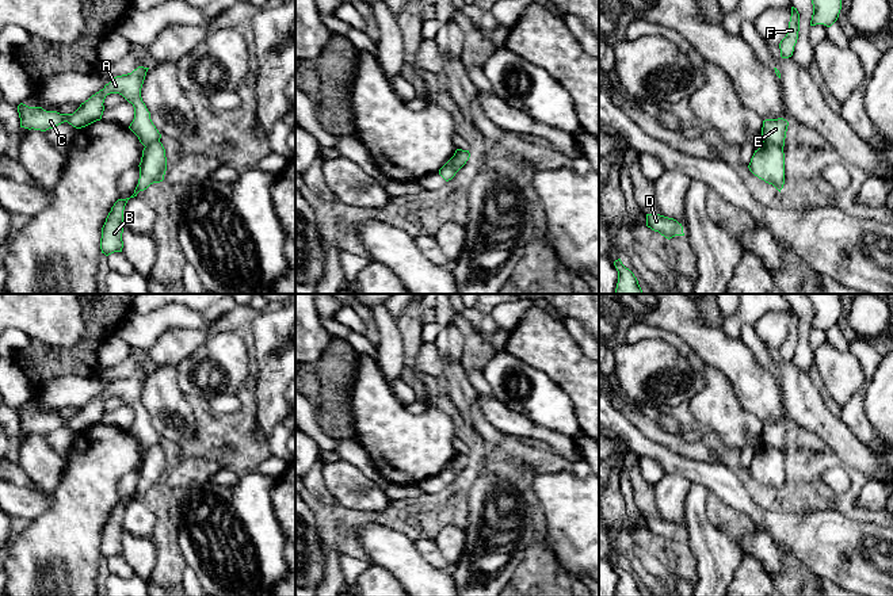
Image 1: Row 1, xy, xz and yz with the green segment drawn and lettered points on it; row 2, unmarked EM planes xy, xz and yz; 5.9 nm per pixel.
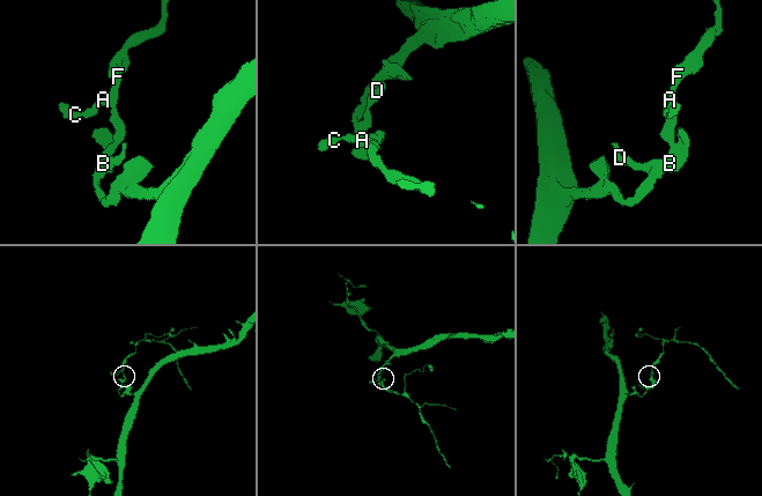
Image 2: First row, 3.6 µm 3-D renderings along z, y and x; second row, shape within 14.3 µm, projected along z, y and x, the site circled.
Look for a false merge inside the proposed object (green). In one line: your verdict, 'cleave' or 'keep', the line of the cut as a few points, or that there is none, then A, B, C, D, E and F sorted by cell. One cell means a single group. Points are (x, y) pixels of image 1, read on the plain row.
cleave | yz (763, 443), (777, 447), (782, 453) | A C E F / B D

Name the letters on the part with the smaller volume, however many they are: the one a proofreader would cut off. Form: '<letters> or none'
A, C, E, F

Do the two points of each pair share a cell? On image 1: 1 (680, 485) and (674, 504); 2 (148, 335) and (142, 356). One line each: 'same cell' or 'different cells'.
1: same cell
2: different cells

